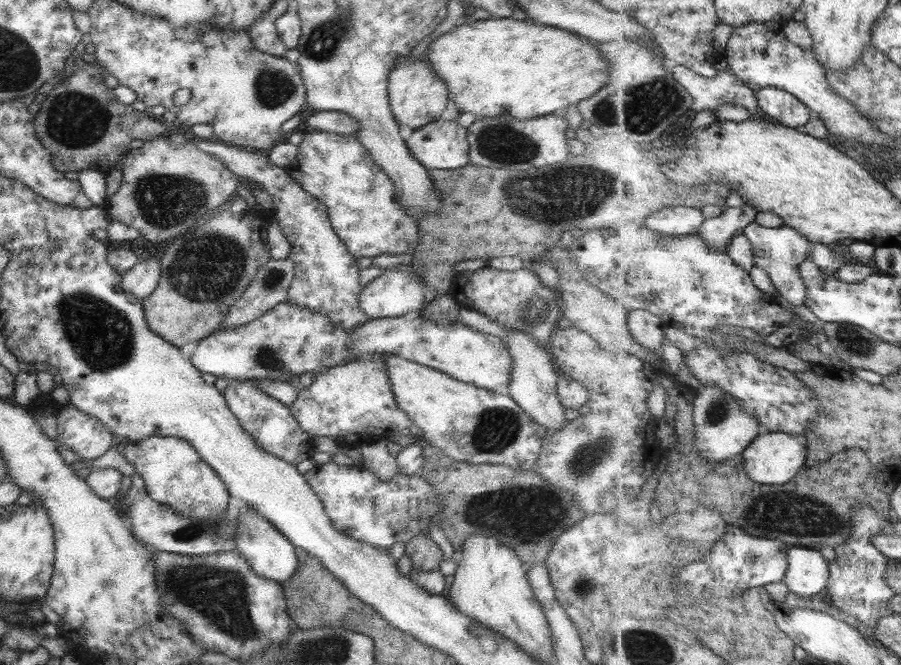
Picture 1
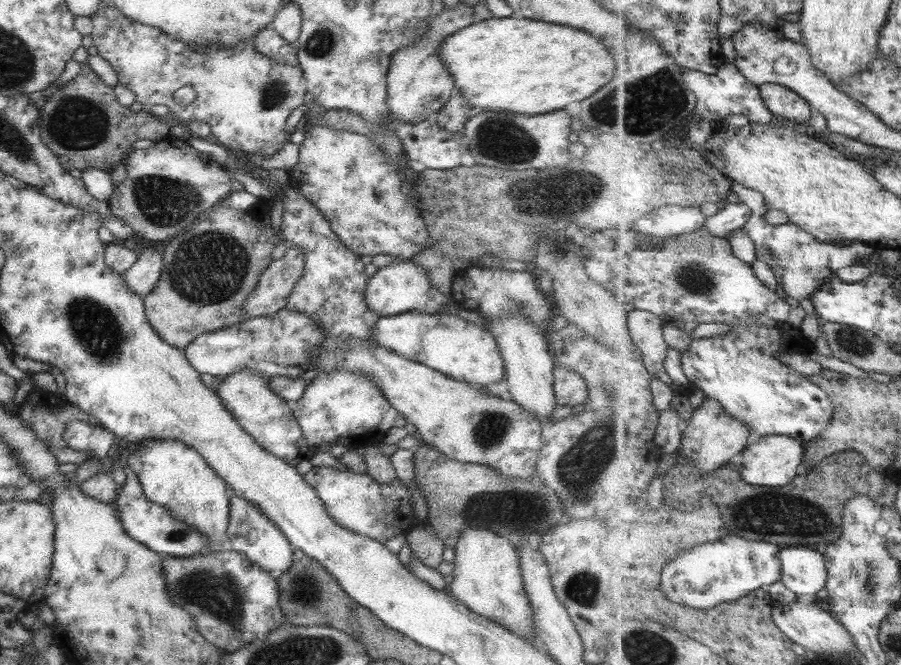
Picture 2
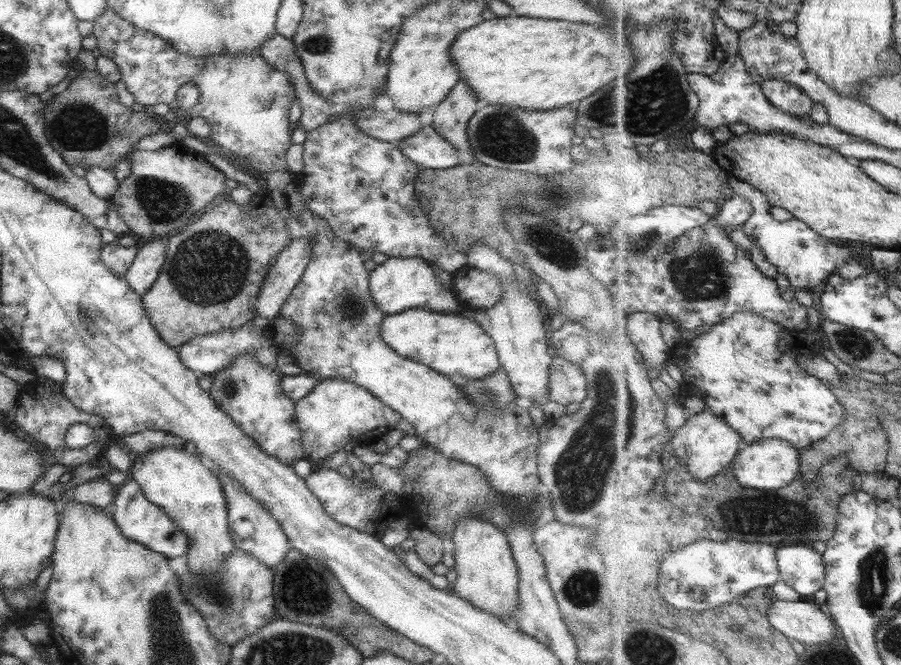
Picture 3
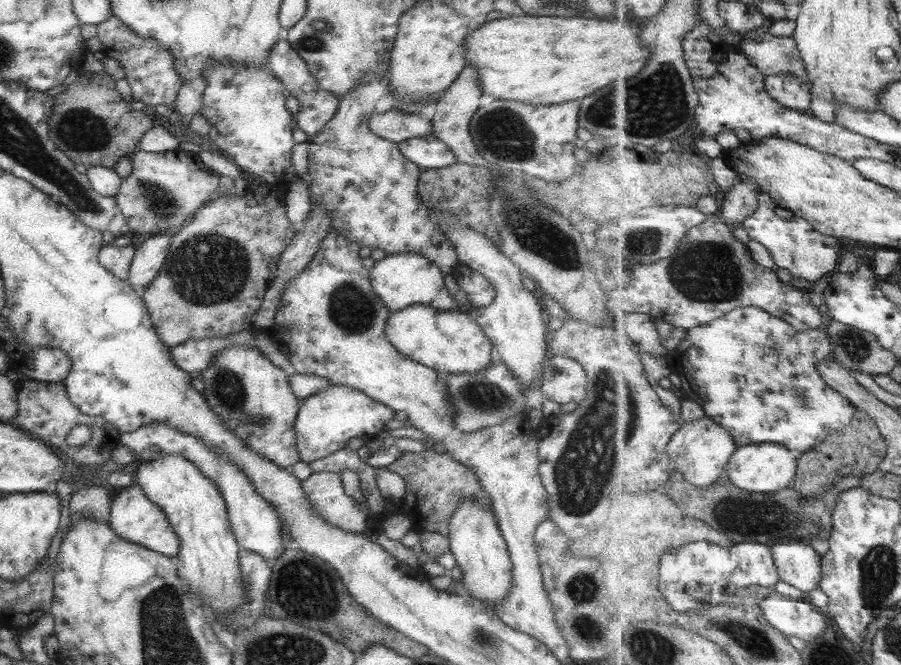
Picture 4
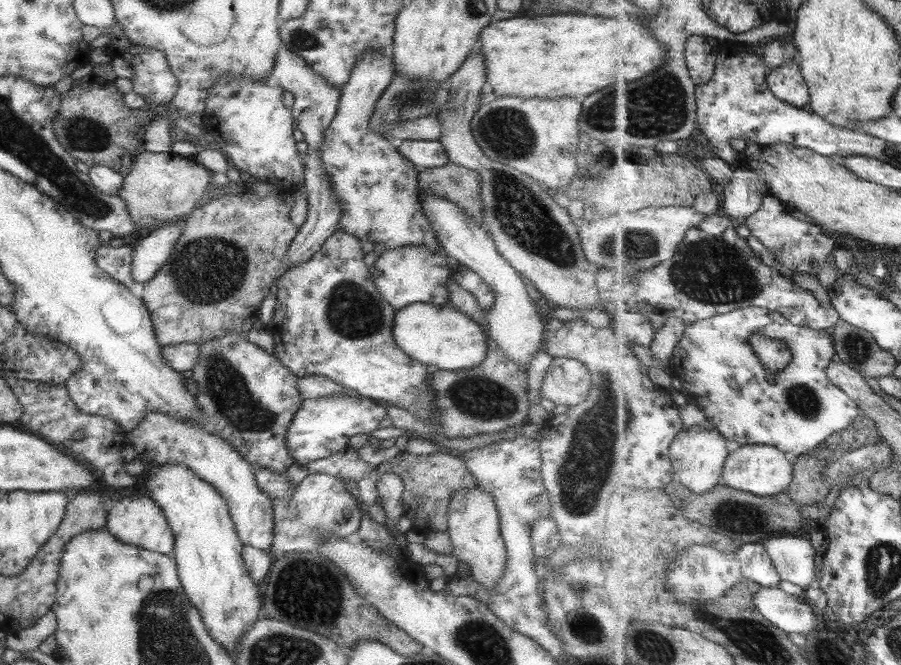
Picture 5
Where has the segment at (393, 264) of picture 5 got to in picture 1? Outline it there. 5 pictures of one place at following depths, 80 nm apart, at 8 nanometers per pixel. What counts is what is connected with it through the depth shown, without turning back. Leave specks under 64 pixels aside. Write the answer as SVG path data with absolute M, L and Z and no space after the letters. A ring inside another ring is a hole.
M393 268L390 271L381 273L380 276L367 283L359 291L357 304L359 310L369 319L385 319L403 316L406 312L420 310L437 296L437 292L419 283L415 277L406 271L397 271Z

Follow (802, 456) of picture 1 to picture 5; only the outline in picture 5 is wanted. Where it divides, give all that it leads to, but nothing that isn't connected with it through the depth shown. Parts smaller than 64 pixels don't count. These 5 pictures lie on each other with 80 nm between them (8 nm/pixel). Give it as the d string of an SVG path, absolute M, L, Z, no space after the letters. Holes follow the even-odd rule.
M746 444L731 451L724 466L723 484L759 496L788 490L794 479L794 458L775 445Z

